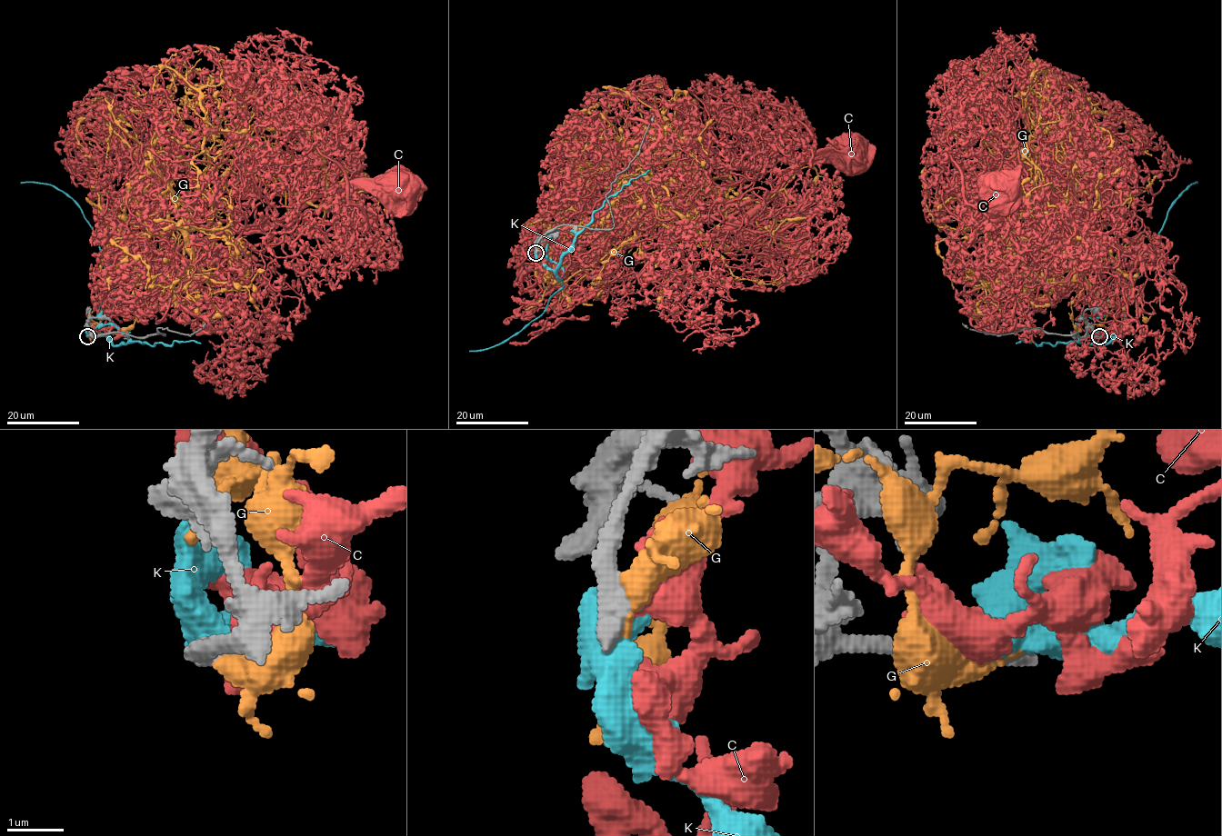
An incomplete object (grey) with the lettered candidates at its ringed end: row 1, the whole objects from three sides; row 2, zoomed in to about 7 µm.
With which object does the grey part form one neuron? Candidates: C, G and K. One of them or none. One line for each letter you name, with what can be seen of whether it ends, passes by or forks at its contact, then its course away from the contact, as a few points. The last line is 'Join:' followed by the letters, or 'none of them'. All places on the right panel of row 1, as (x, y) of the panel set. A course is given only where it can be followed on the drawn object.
Join: none of them

